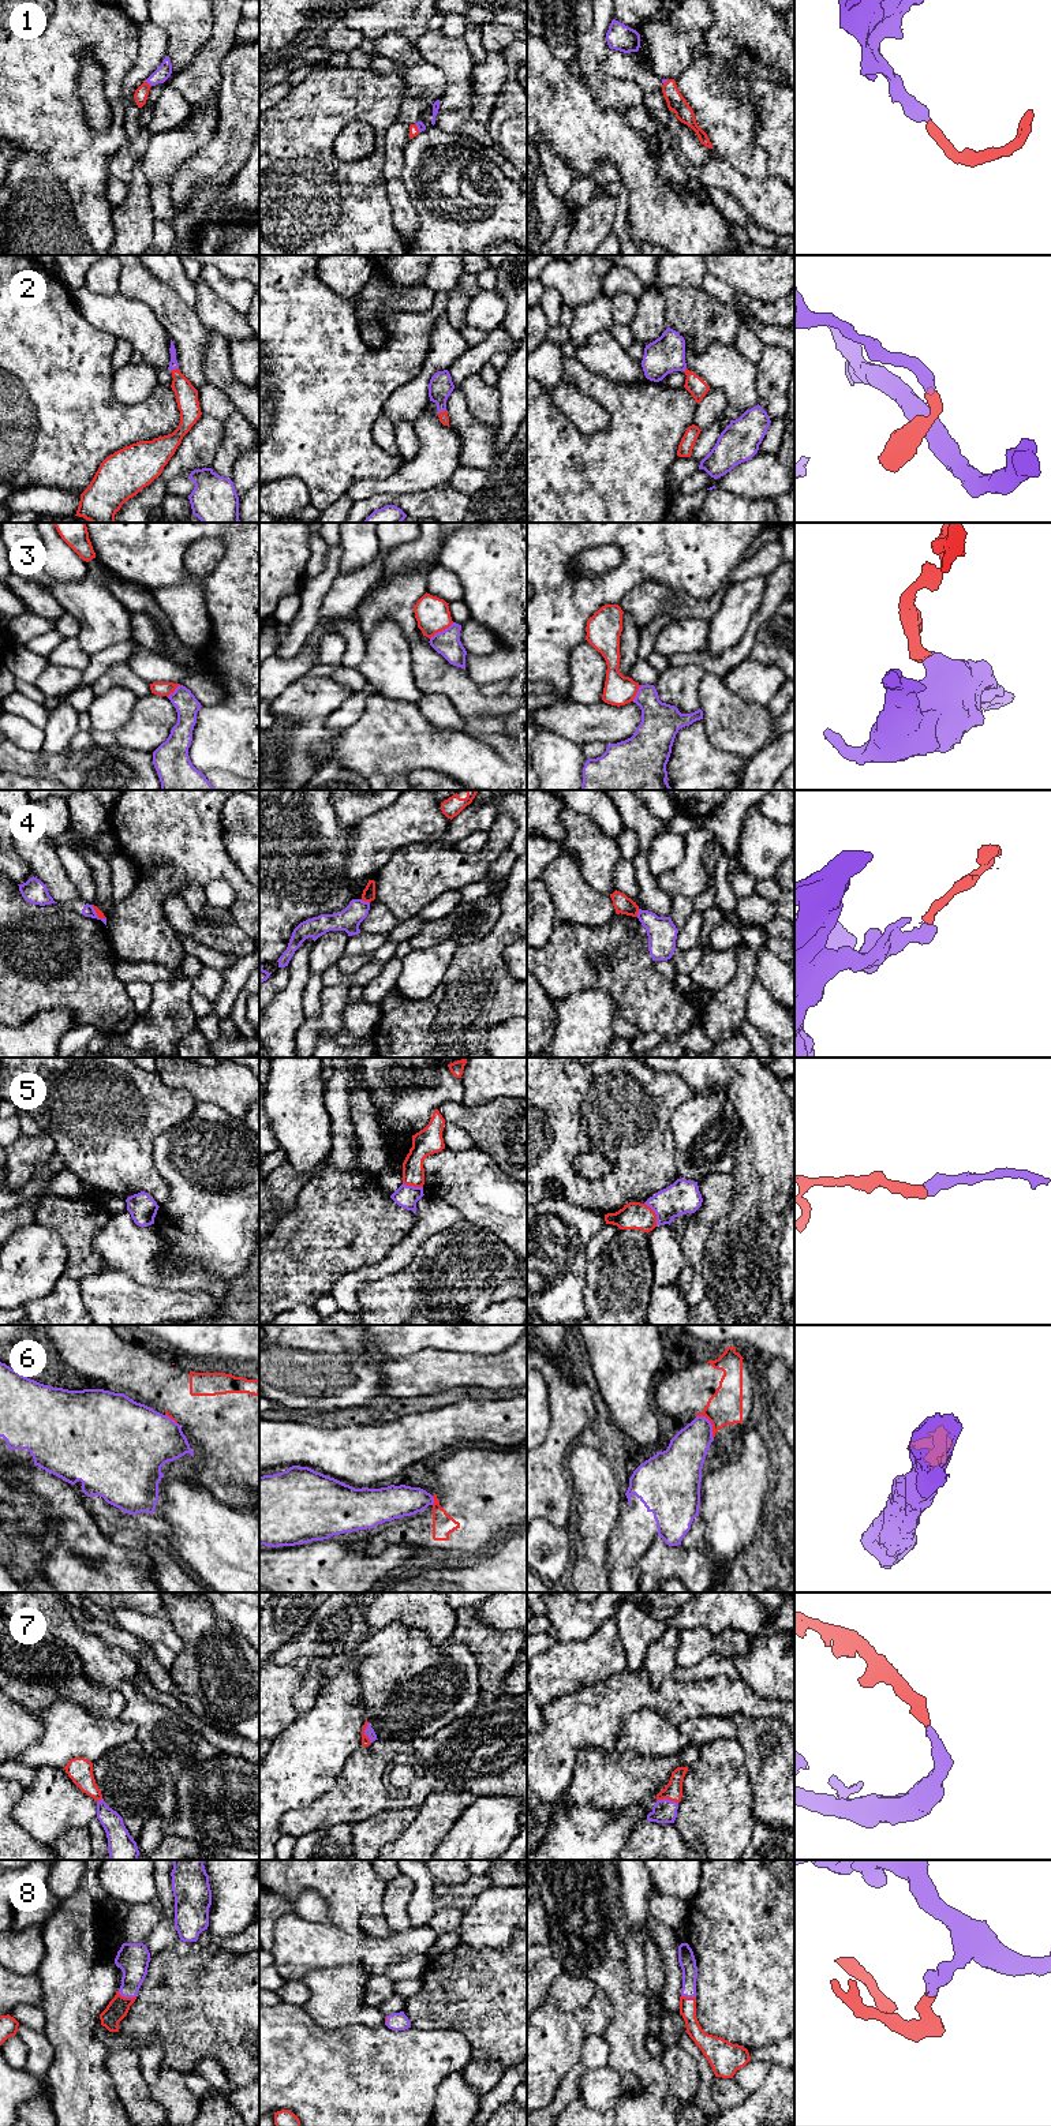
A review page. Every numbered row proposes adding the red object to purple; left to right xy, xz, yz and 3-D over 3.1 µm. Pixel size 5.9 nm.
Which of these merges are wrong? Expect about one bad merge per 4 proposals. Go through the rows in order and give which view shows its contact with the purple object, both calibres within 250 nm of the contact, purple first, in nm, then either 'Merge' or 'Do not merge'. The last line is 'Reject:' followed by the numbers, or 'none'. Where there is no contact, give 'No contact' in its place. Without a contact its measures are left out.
1: Touches purple in xy. Thickness 90 nm (purple) against 80 nm. Merge
2: Touches purple in xy. Thickness 60 nm (purple) against 130 nm. Merge
3: Touches purple in xz. Thickness 150 nm (purple) against 200 nm. Do not merge
4: Touches purple in xz. Thickness 140 nm (purple) against 80 nm. Do not merge
5: Touches purple in yz. Thickness 200 nm (purple) against 160 nm. Merge
6: Touches purple in yz. Thickness 220 nm (purple) against 200 nm. Do not merge
7: Touches purple in xz. Thickness 50 nm (purple) against 50 nm. Merge
8: Touches purple in xy. Thickness 190 nm (purple) against 120 nm. Merge
Reject: 3, 4, 6

